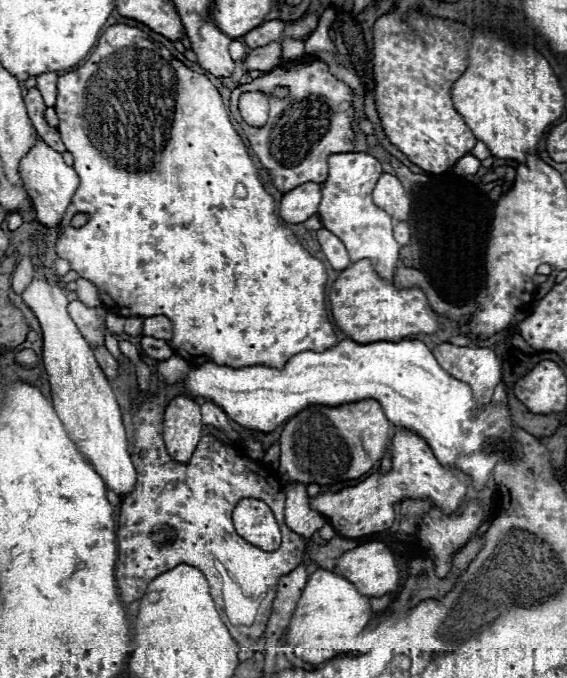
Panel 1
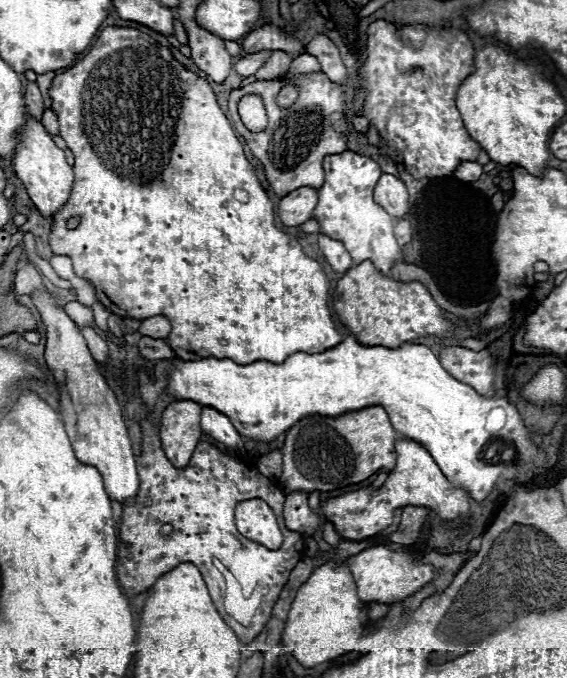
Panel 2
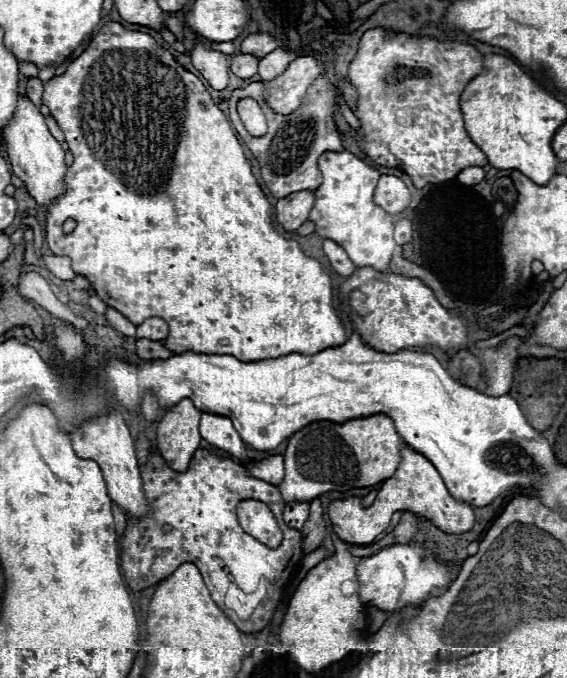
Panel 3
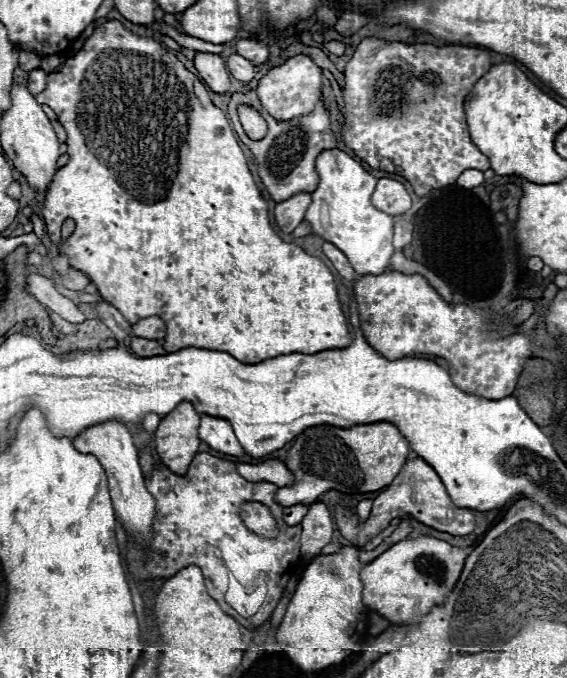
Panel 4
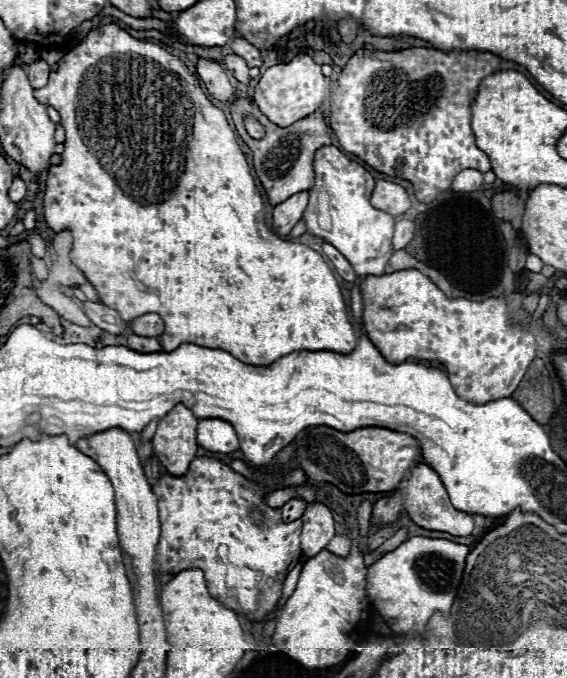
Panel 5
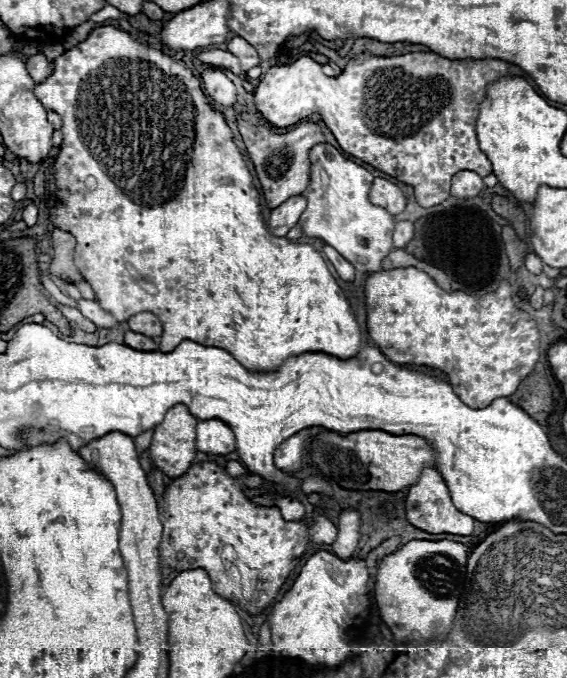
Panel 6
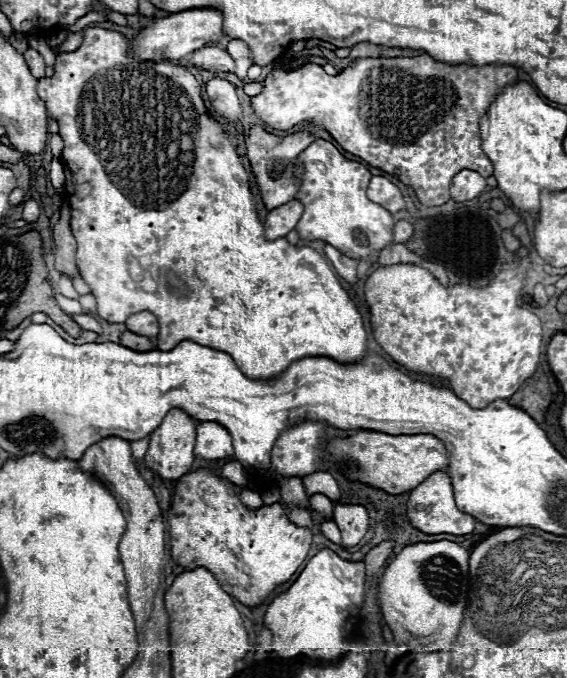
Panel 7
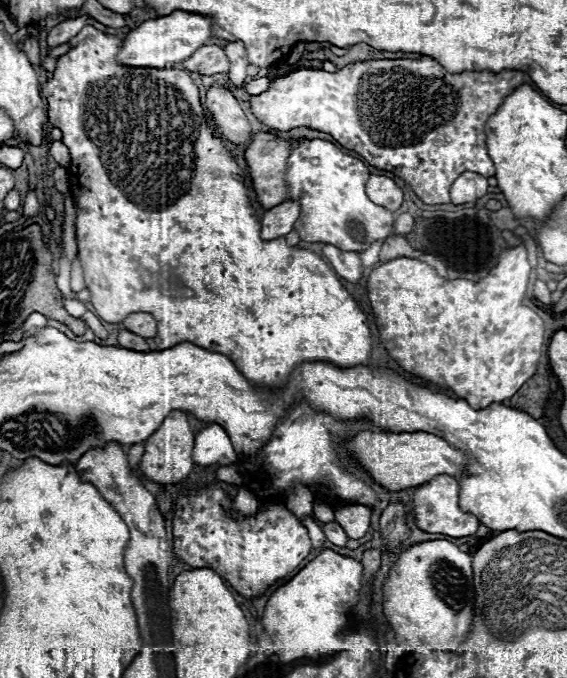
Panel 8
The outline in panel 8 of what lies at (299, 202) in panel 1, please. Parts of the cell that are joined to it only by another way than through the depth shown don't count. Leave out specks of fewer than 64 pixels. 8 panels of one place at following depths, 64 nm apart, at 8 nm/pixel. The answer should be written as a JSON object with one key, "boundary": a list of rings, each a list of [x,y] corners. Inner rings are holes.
{"boundary":[[[292,200],[266,210],[262,218],[262,240],[274,240],[286,236],[292,230],[298,216],[300,216],[300,204]]]}

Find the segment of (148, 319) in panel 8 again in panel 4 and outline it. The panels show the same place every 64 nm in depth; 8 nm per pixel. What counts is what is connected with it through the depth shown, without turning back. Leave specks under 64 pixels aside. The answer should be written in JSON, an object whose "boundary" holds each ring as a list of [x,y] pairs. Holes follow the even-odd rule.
{"boundary":[[[150,316],[150,318],[142,318],[140,322],[136,322],[132,326],[134,334],[138,338],[148,338],[148,340],[160,340],[166,336],[166,324],[162,318],[158,316]]]}

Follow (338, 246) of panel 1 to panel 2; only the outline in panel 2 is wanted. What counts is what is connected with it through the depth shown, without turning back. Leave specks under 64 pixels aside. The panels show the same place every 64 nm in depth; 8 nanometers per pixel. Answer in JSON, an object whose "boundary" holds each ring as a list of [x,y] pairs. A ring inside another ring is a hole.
{"boundary":[[[318,234],[318,244],[320,244],[320,250],[324,252],[328,264],[336,270],[336,272],[346,272],[352,268],[352,260],[350,260],[350,254],[346,252],[344,244],[330,238],[330,236],[324,236],[324,234]]]}

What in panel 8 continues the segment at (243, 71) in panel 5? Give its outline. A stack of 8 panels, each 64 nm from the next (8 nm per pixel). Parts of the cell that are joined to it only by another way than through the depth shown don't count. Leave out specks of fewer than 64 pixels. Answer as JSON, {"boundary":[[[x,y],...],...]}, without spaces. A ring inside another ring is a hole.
{"boundary":[[[200,46],[196,54],[186,58],[184,68],[198,74],[220,74],[230,70],[230,60],[220,46]]]}

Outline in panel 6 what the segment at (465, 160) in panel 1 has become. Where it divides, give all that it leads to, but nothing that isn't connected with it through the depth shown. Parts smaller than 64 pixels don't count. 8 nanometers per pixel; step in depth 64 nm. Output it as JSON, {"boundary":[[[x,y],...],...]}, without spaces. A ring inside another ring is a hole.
{"boundary":[[[462,170],[452,178],[452,196],[456,198],[472,198],[482,190],[484,182],[478,172]]]}

